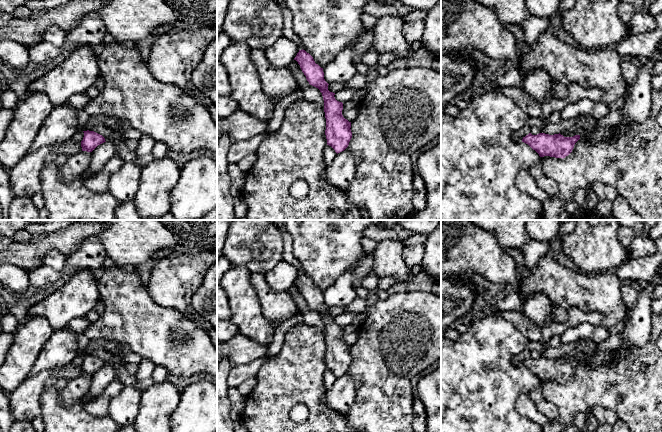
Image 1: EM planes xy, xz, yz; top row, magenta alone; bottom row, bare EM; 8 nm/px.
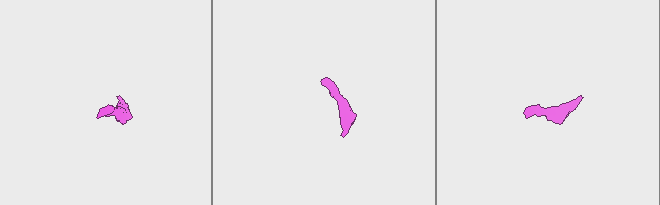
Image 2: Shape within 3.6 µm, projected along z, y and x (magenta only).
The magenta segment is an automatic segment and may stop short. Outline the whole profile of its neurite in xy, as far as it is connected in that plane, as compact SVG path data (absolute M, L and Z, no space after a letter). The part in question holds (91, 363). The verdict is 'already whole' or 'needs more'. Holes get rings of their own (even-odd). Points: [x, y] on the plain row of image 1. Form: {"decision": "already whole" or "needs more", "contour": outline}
{"decision": "already whole", "contour": "M83 355L84 361L81 365L82 375L92 376L98 369L106 366L105 362L94 355Z"}

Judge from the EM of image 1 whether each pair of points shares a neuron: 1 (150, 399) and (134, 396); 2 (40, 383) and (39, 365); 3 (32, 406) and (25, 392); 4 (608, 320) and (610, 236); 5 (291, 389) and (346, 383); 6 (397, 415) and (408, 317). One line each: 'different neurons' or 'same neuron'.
1: different neurons
2: different neurons
3: same neuron
4: different neurons
5: different neurons
6: same neuron

